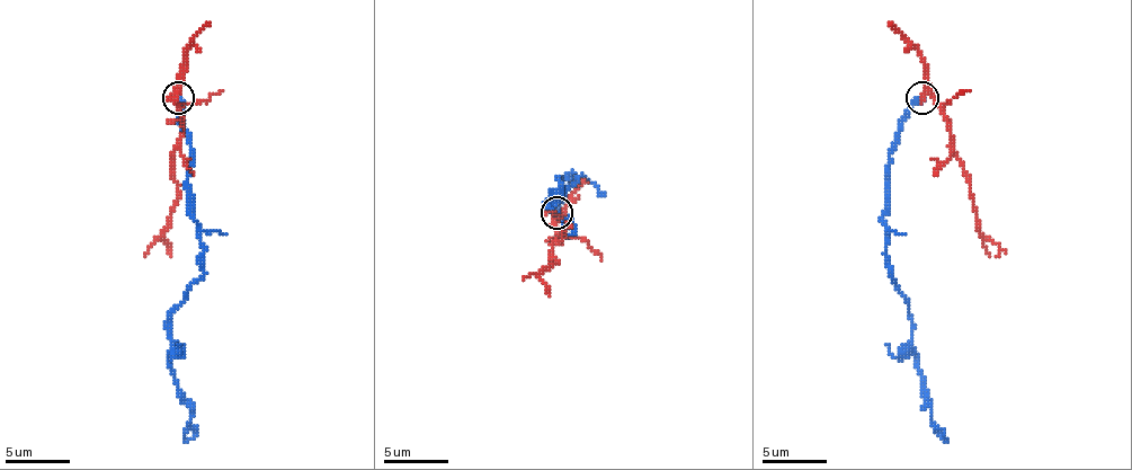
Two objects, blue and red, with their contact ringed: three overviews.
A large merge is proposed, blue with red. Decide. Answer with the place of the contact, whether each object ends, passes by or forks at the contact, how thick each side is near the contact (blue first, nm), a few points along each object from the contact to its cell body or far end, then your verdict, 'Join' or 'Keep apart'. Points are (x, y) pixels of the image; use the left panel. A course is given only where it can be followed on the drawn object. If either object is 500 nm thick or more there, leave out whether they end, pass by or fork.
Place: (178, 98). At the ring blue ends. At the ring red passes by. Thickness 360 nm (blue) against 260 nm. Course of blue: (177, 97), (190, 156), (187, 214), (203, 263), (171, 315), (168, 366), (190, 409), (187, 442). Course of red: (177, 97), (184, 123), (180, 145), (174, 152), (177, 185), (171, 227), (161, 237), (171, 256). Keep apart

